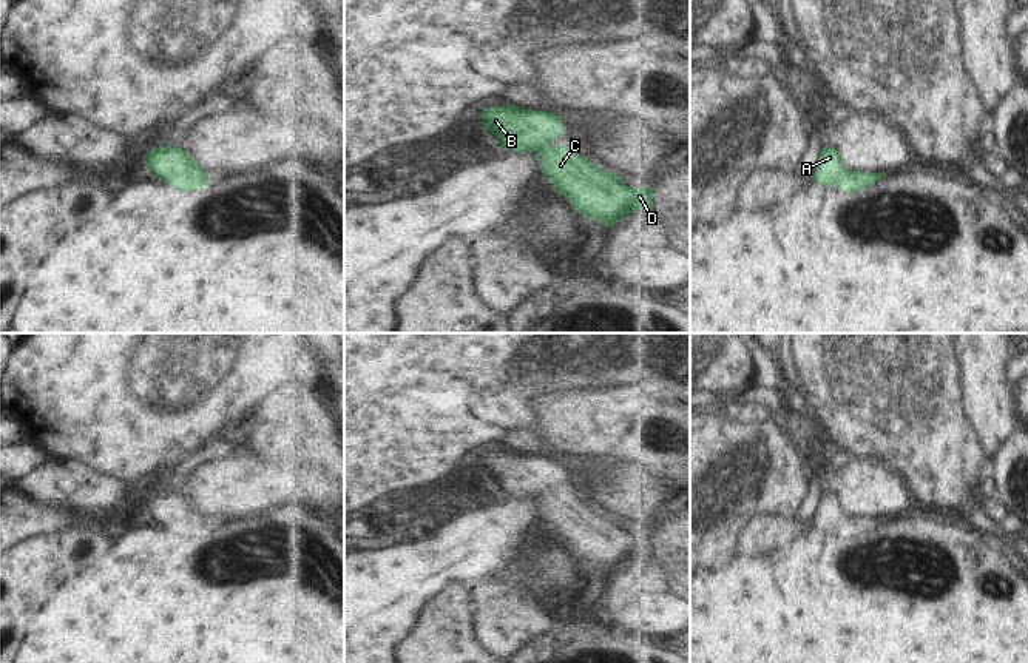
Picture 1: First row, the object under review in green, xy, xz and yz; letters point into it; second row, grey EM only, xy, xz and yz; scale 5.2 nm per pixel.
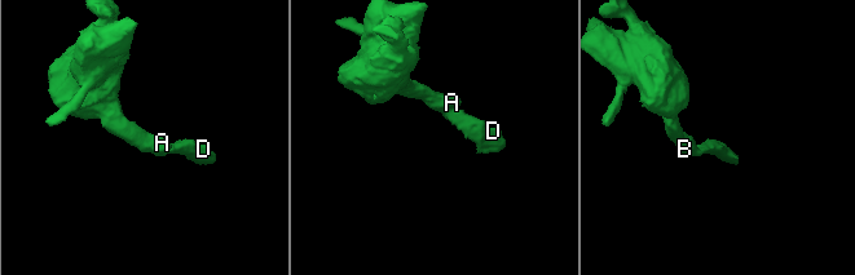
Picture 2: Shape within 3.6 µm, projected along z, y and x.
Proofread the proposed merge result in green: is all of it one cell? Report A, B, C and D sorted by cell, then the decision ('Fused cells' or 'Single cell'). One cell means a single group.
Groups: A B C D. Single cell

